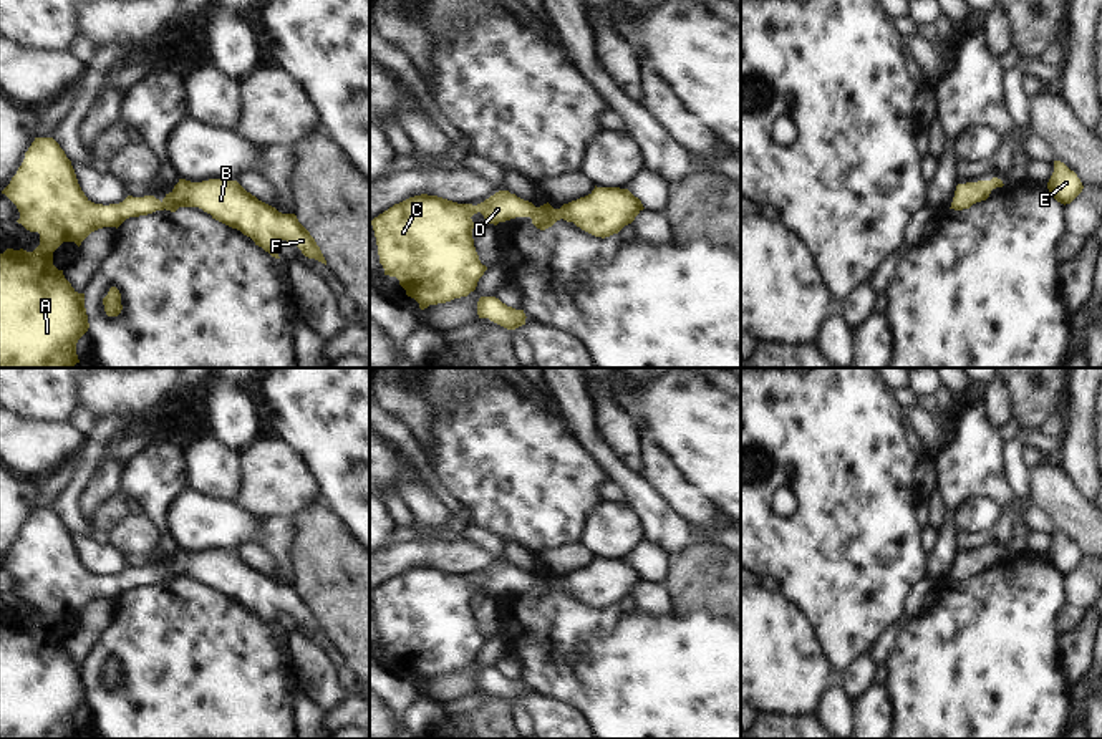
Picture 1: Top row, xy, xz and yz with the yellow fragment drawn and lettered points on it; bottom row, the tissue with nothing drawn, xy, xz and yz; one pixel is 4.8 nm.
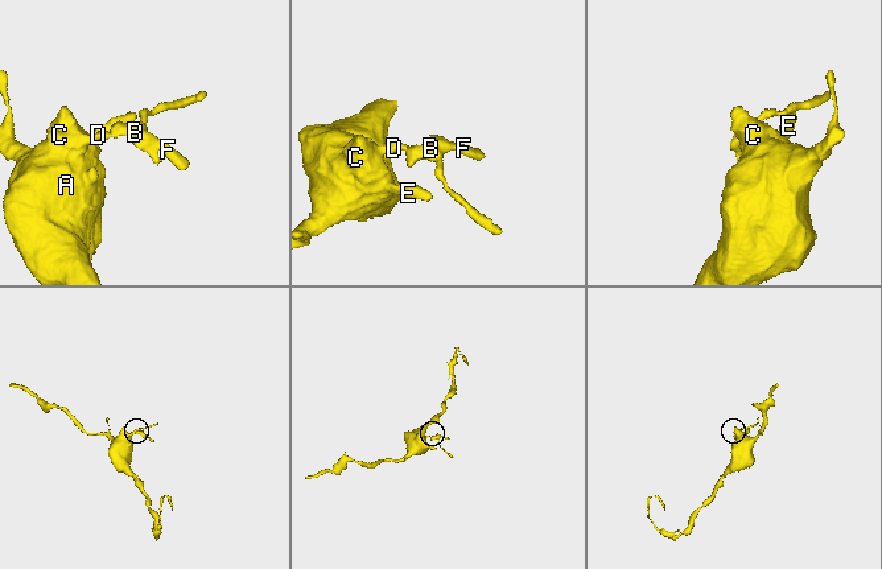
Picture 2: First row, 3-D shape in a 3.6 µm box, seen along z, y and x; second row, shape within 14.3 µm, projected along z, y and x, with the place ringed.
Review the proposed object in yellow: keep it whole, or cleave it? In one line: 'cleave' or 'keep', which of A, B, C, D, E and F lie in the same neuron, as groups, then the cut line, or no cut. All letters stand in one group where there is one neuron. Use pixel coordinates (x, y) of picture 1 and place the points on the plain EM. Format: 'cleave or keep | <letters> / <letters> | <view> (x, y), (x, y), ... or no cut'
keep | A B C D E F | no cut

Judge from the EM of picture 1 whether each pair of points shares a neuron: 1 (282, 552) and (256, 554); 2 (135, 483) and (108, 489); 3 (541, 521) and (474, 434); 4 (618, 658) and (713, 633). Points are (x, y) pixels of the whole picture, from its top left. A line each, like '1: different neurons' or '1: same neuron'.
1: different neurons
2: different neurons
3: same neuron
4: same neuron

